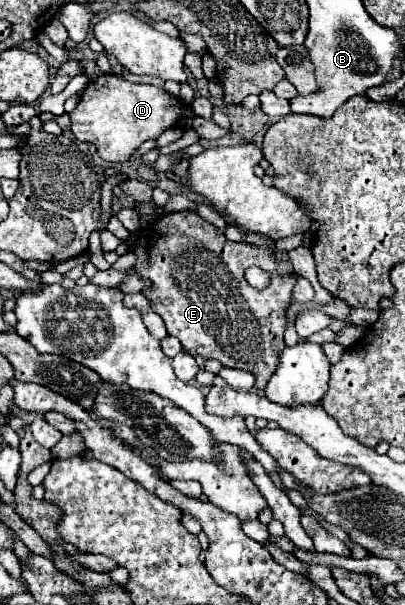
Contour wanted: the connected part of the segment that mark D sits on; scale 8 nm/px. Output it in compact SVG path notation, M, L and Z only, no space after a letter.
M102 73L94 77L84 93L76 109L70 113L72 127L70 131L78 141L94 143L98 155L104 161L124 163L130 159L134 149L138 149L148 139L158 139L164 131L180 127L186 119L186 105L182 99L170 95L162 87L130 83L120 75Z

